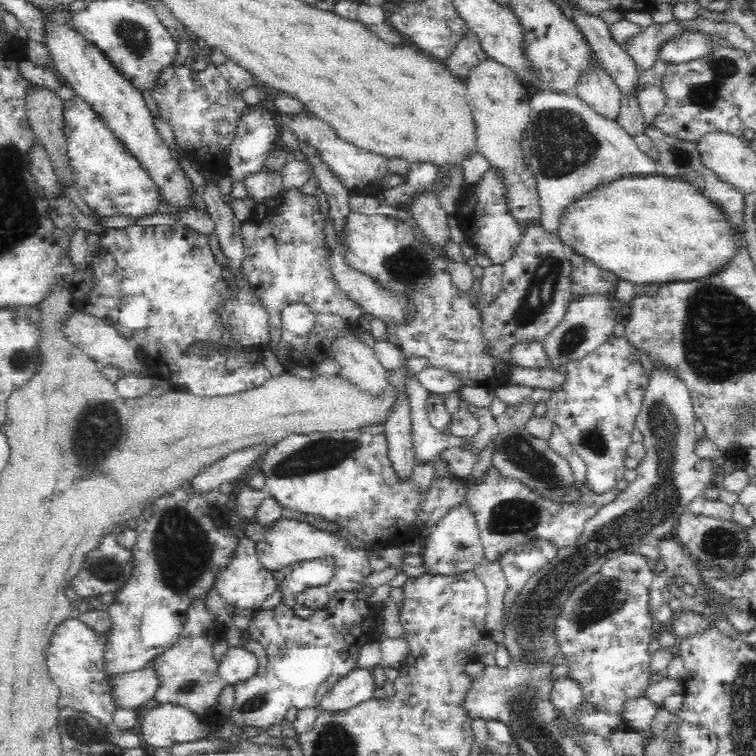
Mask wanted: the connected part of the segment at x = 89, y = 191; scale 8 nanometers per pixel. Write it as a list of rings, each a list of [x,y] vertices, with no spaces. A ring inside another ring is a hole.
[[[80,96],[63,101],[64,136],[67,155],[75,174],[75,185],[91,212],[100,217],[132,216],[146,218],[158,212],[160,195],[152,180],[128,154],[125,146],[104,125],[100,116]]]

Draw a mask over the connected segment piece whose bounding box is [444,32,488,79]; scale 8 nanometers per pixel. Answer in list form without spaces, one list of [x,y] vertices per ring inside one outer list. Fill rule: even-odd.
[[[466,32],[458,41],[452,55],[444,62],[444,66],[455,77],[464,79],[468,76],[468,71],[484,58],[488,56],[483,52],[478,37],[472,32]]]

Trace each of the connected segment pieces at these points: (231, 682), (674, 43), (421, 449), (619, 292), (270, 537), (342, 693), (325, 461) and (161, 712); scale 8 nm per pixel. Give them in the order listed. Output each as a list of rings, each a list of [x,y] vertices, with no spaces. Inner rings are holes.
[[[244,646],[229,647],[221,657],[216,675],[228,686],[236,686],[252,678],[257,672],[258,664],[256,655]]]
[[[682,31],[672,35],[658,48],[656,61],[668,66],[692,62],[709,54],[709,43],[704,34]]]
[[[417,374],[410,376],[410,380],[406,384],[411,406],[411,437],[415,459],[418,461],[433,461],[433,458],[439,452],[447,448],[458,447],[464,439],[469,440],[469,437],[460,438],[448,433],[440,433],[438,429],[432,426],[426,410],[425,400],[428,390],[416,378]]]
[[[618,279],[613,286],[613,291],[605,293],[588,293],[571,297],[568,310],[562,322],[546,336],[544,350],[550,357],[550,366],[547,368],[558,369],[567,362],[582,358],[585,354],[596,350],[598,346],[608,341],[612,328],[618,323],[618,308],[622,304],[629,304],[637,297],[637,286],[624,279]]]
[[[278,519],[274,525],[268,527],[264,539],[256,543],[255,549],[263,569],[268,572],[283,571],[288,566],[303,561],[328,558],[333,562],[332,584],[336,591],[358,591],[364,578],[373,574],[367,549],[354,548],[339,535],[319,530],[311,522],[302,522],[300,519]]]
[[[358,668],[334,686],[322,697],[320,708],[328,712],[342,712],[373,698],[375,681],[370,669]]]
[[[380,423],[354,430],[289,434],[266,450],[259,466],[266,478],[265,491],[282,508],[332,520],[347,528],[352,536],[376,547],[402,548],[410,543],[412,536],[418,536],[418,530],[434,527],[449,509],[466,501],[467,483],[456,476],[438,477],[436,474],[424,489],[420,489],[411,476],[400,477],[388,457],[386,431]]]
[[[166,703],[142,714],[141,739],[158,748],[200,740],[204,742],[209,727],[187,708]]]

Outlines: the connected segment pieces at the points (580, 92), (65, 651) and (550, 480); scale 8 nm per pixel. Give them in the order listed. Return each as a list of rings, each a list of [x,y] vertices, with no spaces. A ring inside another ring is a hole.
[[[604,68],[584,75],[576,88],[576,96],[596,114],[617,122],[623,93]]]
[[[67,618],[61,622],[52,634],[46,660],[47,668],[53,684],[59,688],[58,706],[70,708],[95,718],[102,726],[113,722],[113,714],[117,709],[111,694],[110,684],[104,675],[104,647],[98,641],[98,634],[79,618]]]
[[[511,426],[490,438],[494,446],[491,466],[502,478],[513,480],[528,490],[535,492],[544,500],[558,504],[576,504],[582,500],[582,490],[576,485],[570,464],[561,455],[548,447],[549,441],[536,438],[524,429]]]

